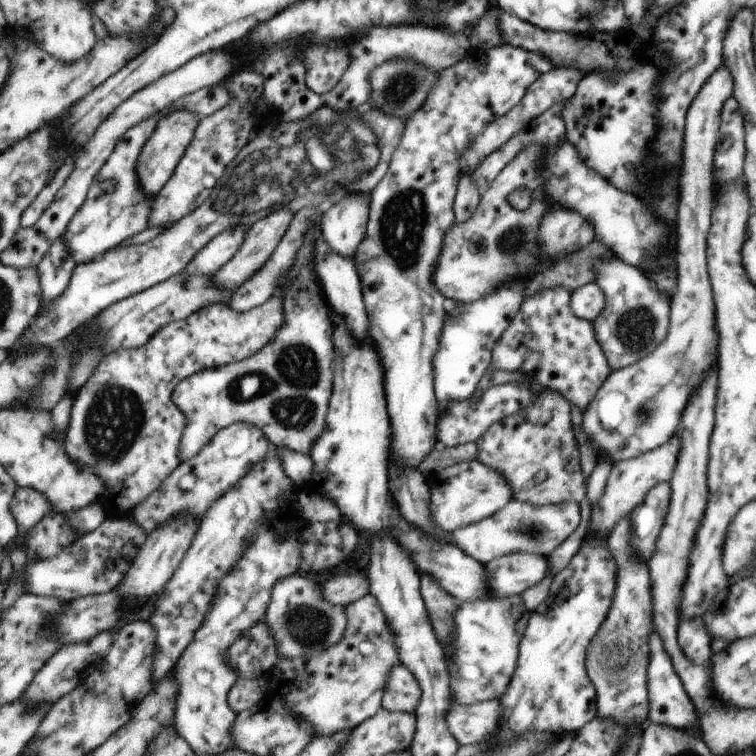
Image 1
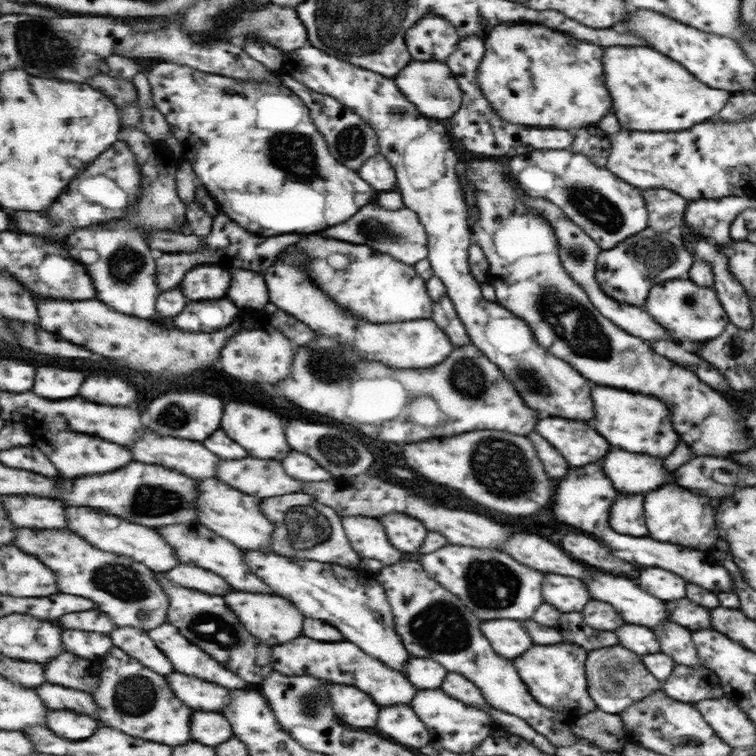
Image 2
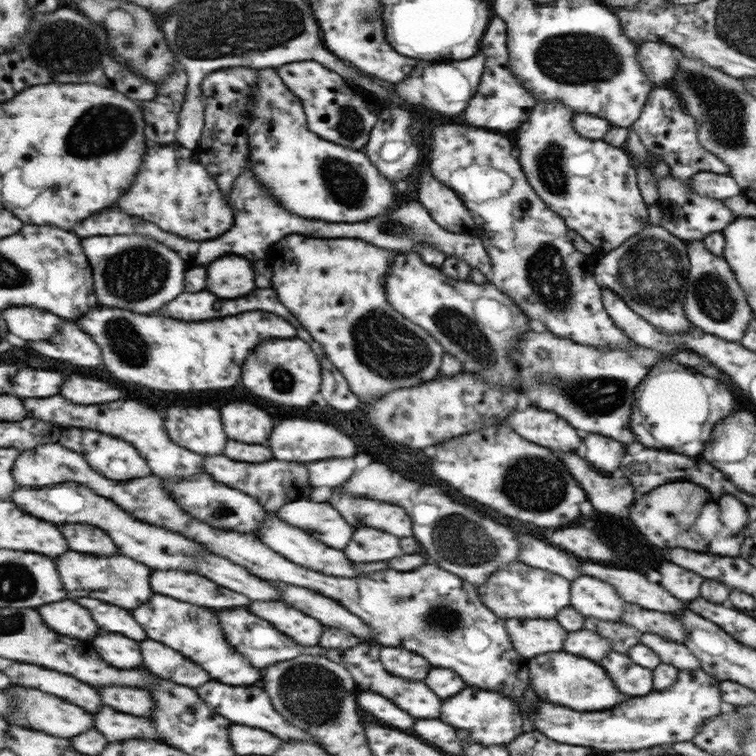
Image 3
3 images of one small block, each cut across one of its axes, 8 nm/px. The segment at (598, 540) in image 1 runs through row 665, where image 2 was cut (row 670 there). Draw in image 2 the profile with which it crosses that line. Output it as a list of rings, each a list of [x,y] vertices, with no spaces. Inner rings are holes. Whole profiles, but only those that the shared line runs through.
[[[561,642],[555,646],[531,645],[521,658],[513,658],[518,677],[522,679],[531,694],[543,702],[543,706],[568,715],[583,716],[596,710],[589,698],[589,684],[586,682],[585,662],[588,651],[575,644]]]

